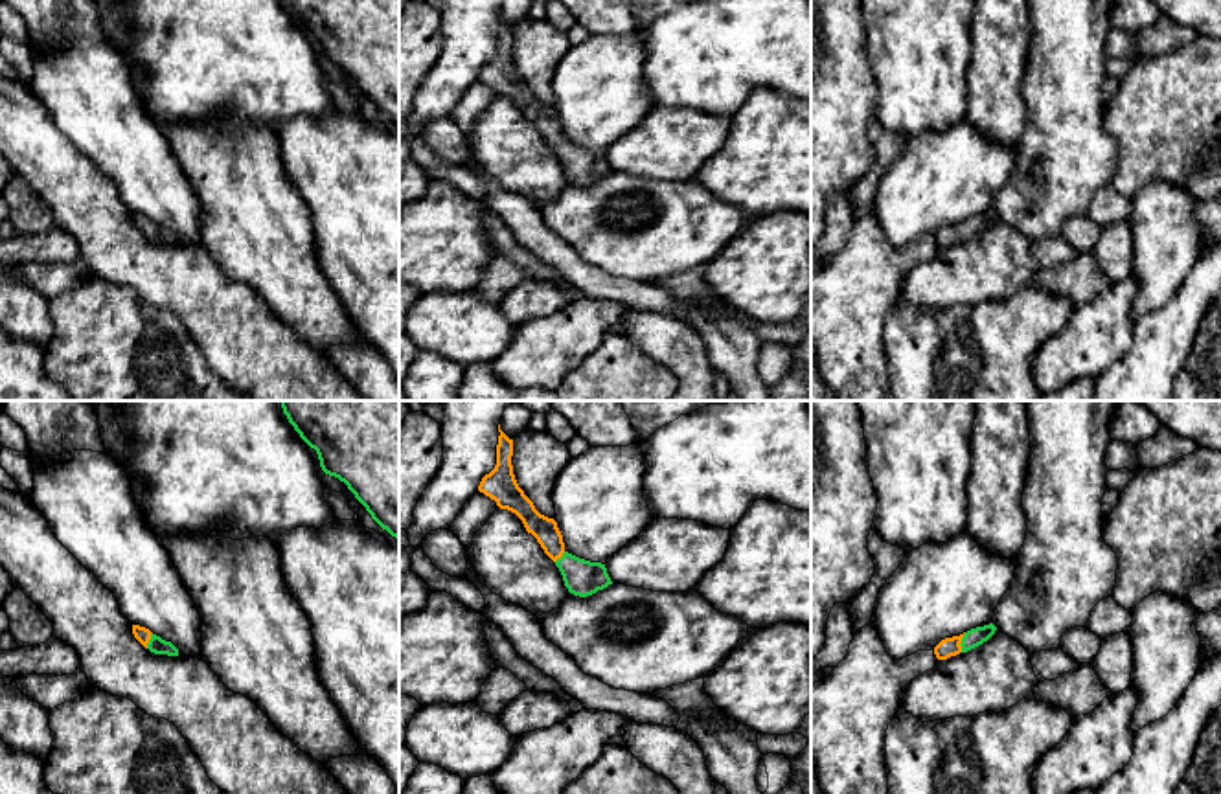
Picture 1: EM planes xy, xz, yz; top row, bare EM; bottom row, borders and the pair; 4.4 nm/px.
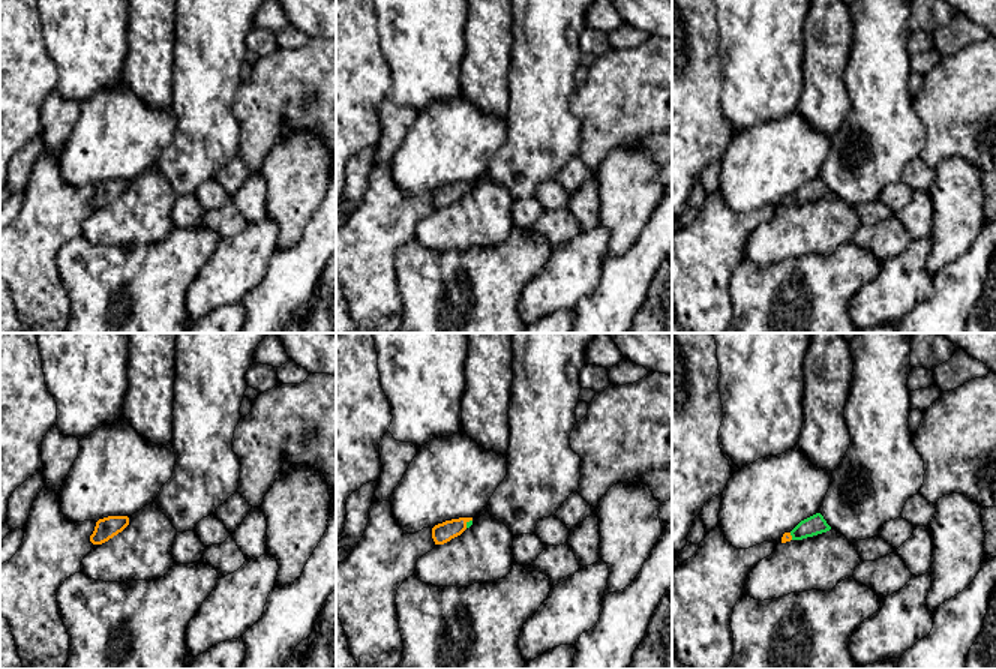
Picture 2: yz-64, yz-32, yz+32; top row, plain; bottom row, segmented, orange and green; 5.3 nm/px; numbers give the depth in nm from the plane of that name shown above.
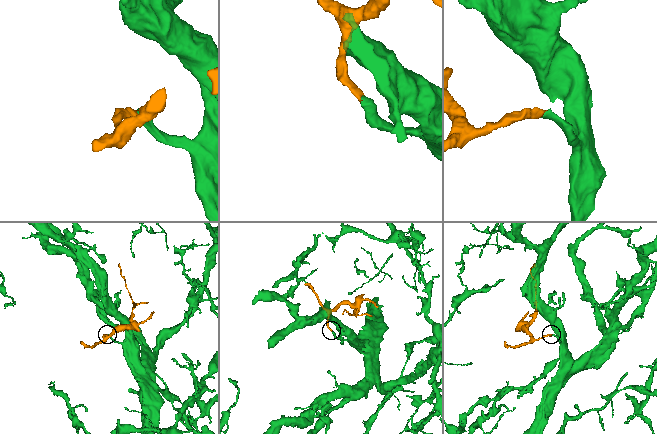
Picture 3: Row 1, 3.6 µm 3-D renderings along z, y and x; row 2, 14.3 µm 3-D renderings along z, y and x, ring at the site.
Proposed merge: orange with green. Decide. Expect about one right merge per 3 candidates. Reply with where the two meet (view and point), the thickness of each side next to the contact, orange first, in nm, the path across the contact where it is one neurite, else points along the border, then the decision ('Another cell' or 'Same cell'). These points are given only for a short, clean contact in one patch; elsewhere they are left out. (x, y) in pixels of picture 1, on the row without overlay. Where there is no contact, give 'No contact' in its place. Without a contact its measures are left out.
Touches orange at yz (960, 230). Thickness 90 nm (orange) against 80 nm. Path across: yz (947, 236), (960, 230), (975, 225). Same cell

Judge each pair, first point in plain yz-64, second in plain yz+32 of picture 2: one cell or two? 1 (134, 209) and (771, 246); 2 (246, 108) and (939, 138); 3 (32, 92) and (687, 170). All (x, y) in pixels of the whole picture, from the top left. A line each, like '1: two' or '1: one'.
1: one
2: one
3: one

